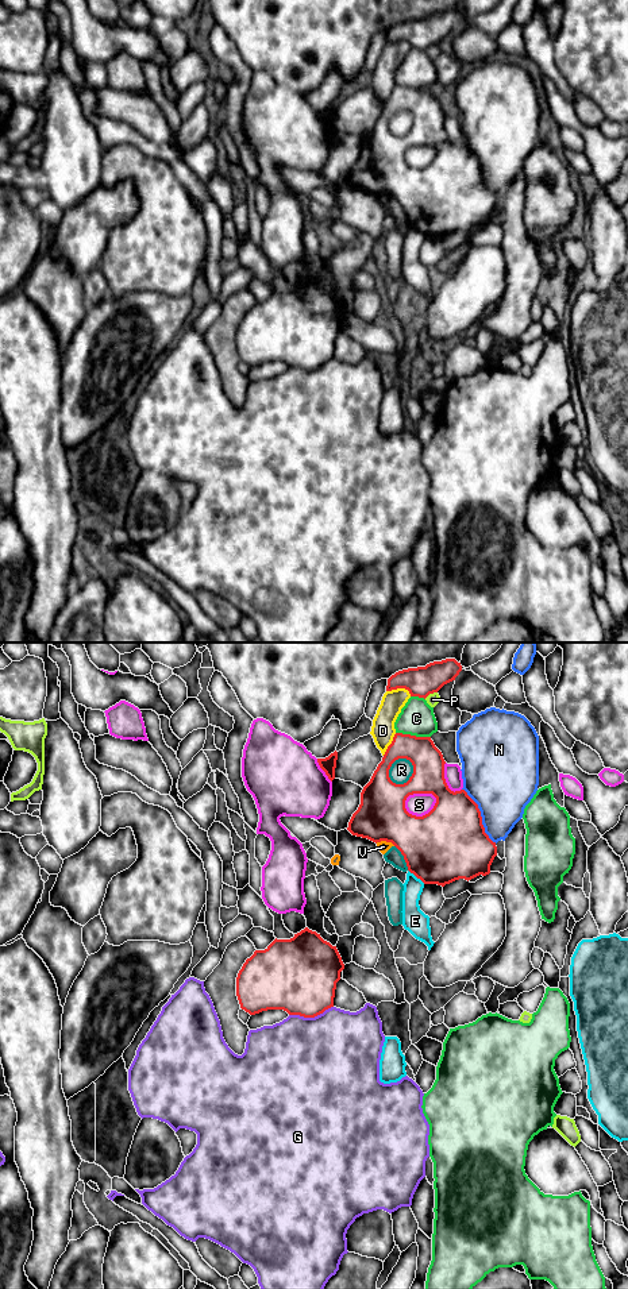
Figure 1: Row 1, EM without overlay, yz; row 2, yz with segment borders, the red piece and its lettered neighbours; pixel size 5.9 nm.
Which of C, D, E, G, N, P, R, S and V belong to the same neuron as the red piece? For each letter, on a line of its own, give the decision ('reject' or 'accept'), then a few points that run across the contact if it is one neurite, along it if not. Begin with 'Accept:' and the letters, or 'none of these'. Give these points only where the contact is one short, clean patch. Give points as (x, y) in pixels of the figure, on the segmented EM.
Accept: G
C: reject
D: reject
E: reject
G: accept
N: reject
P: reject
R: reject
S: reject
V: reject

